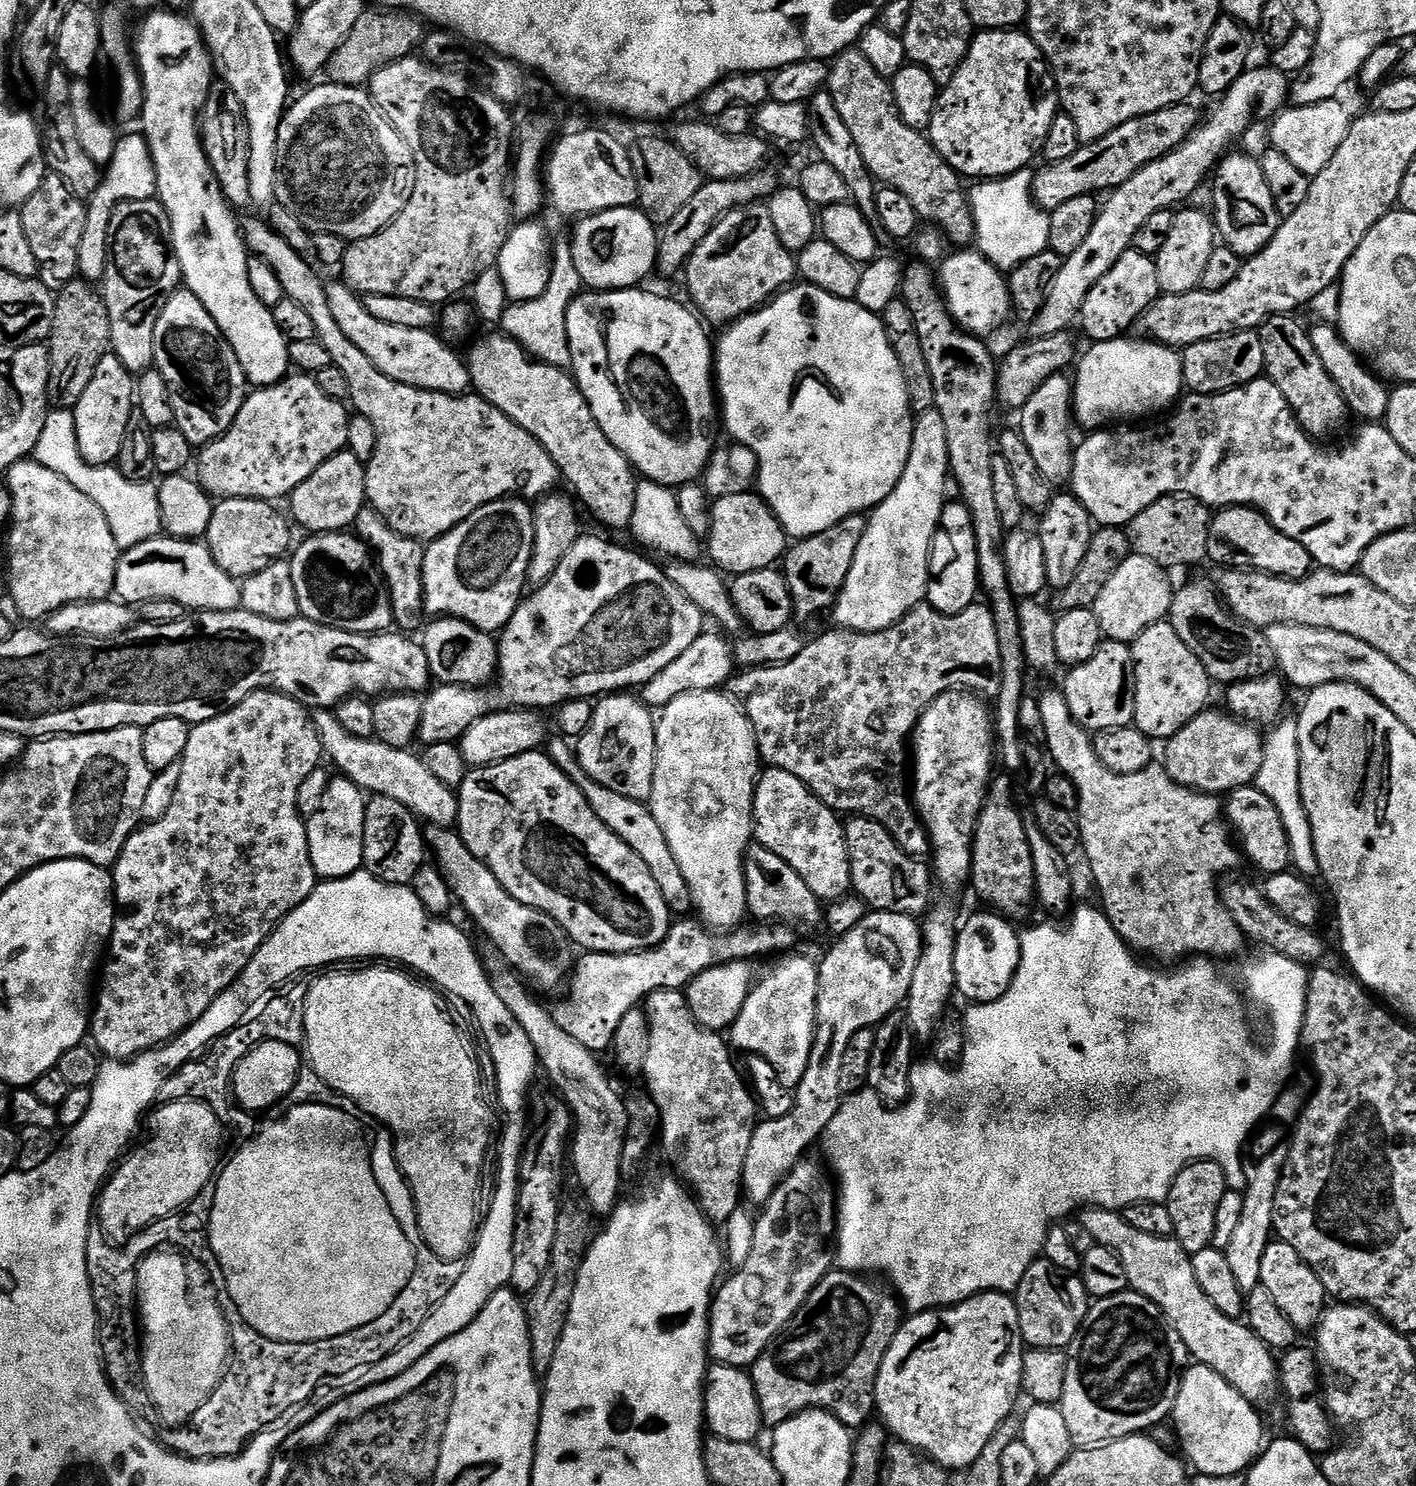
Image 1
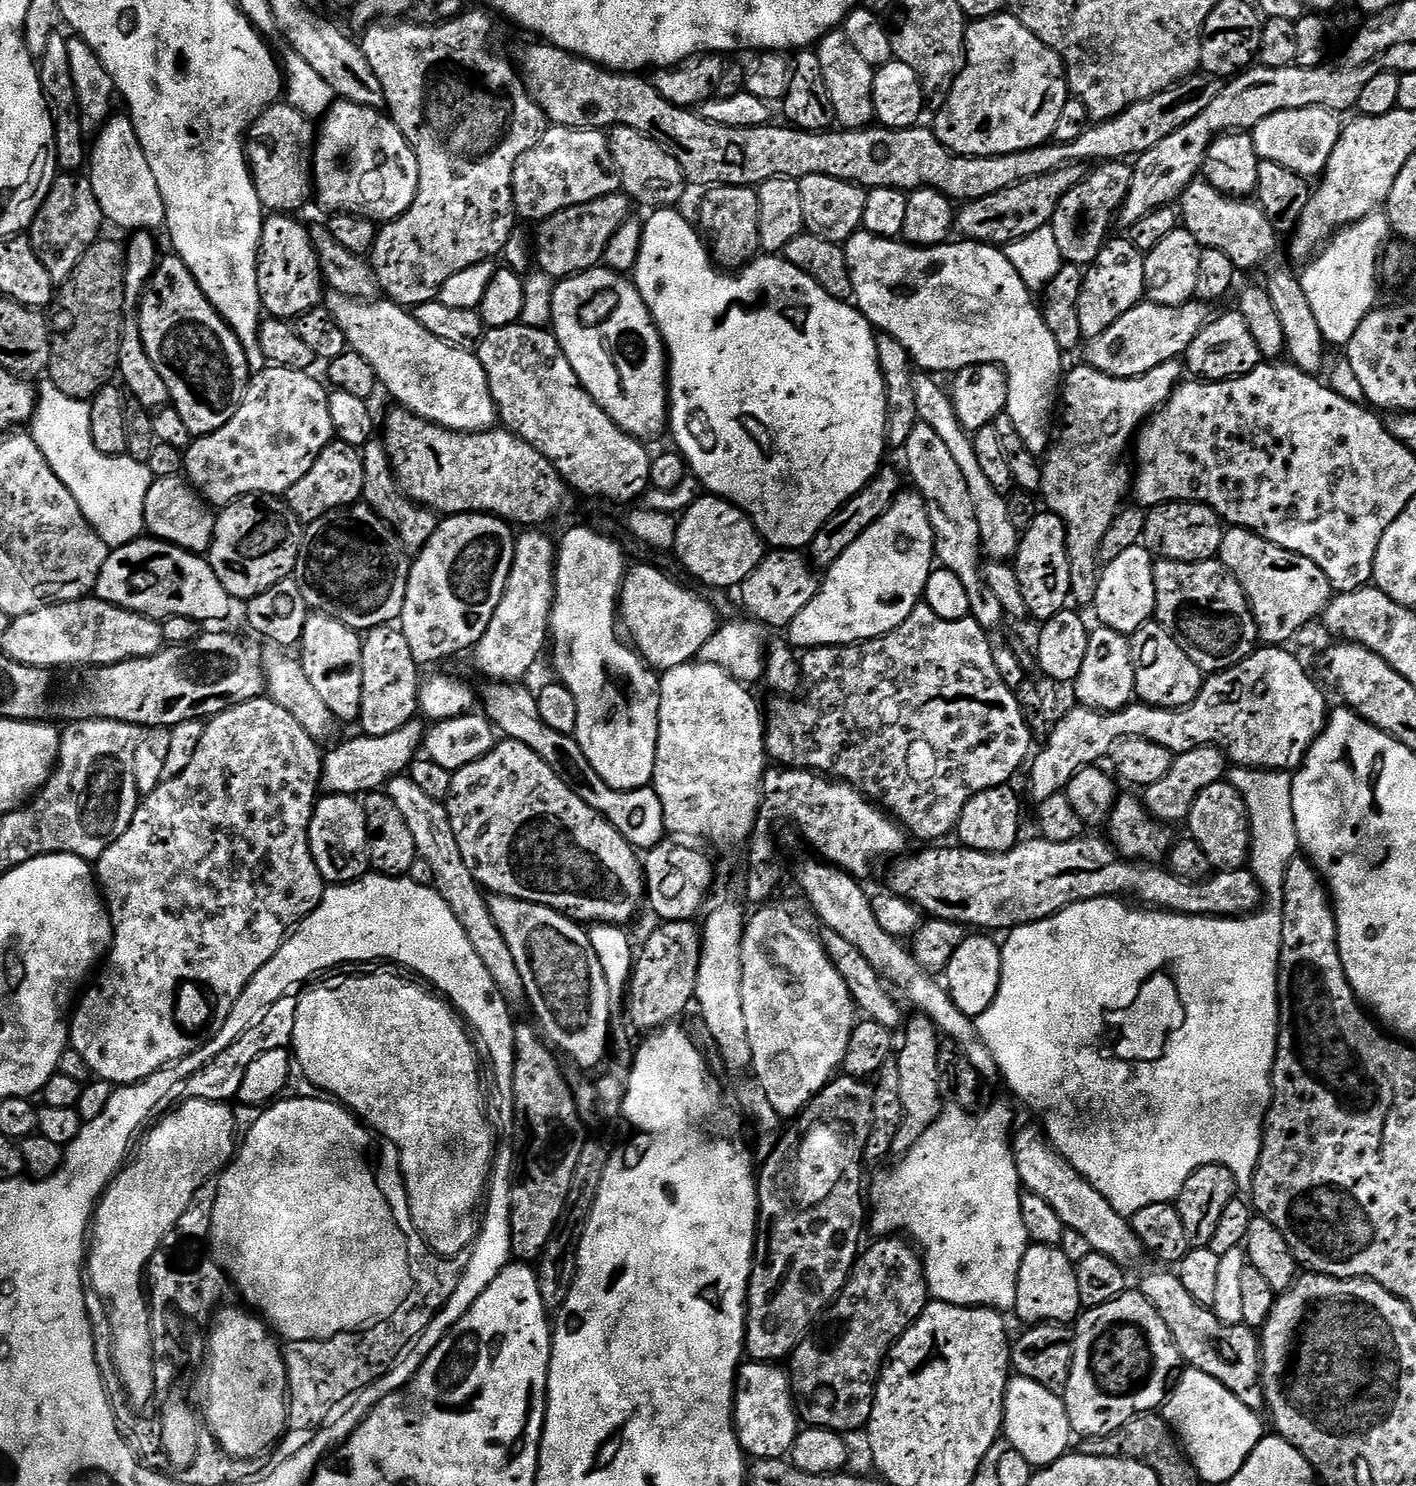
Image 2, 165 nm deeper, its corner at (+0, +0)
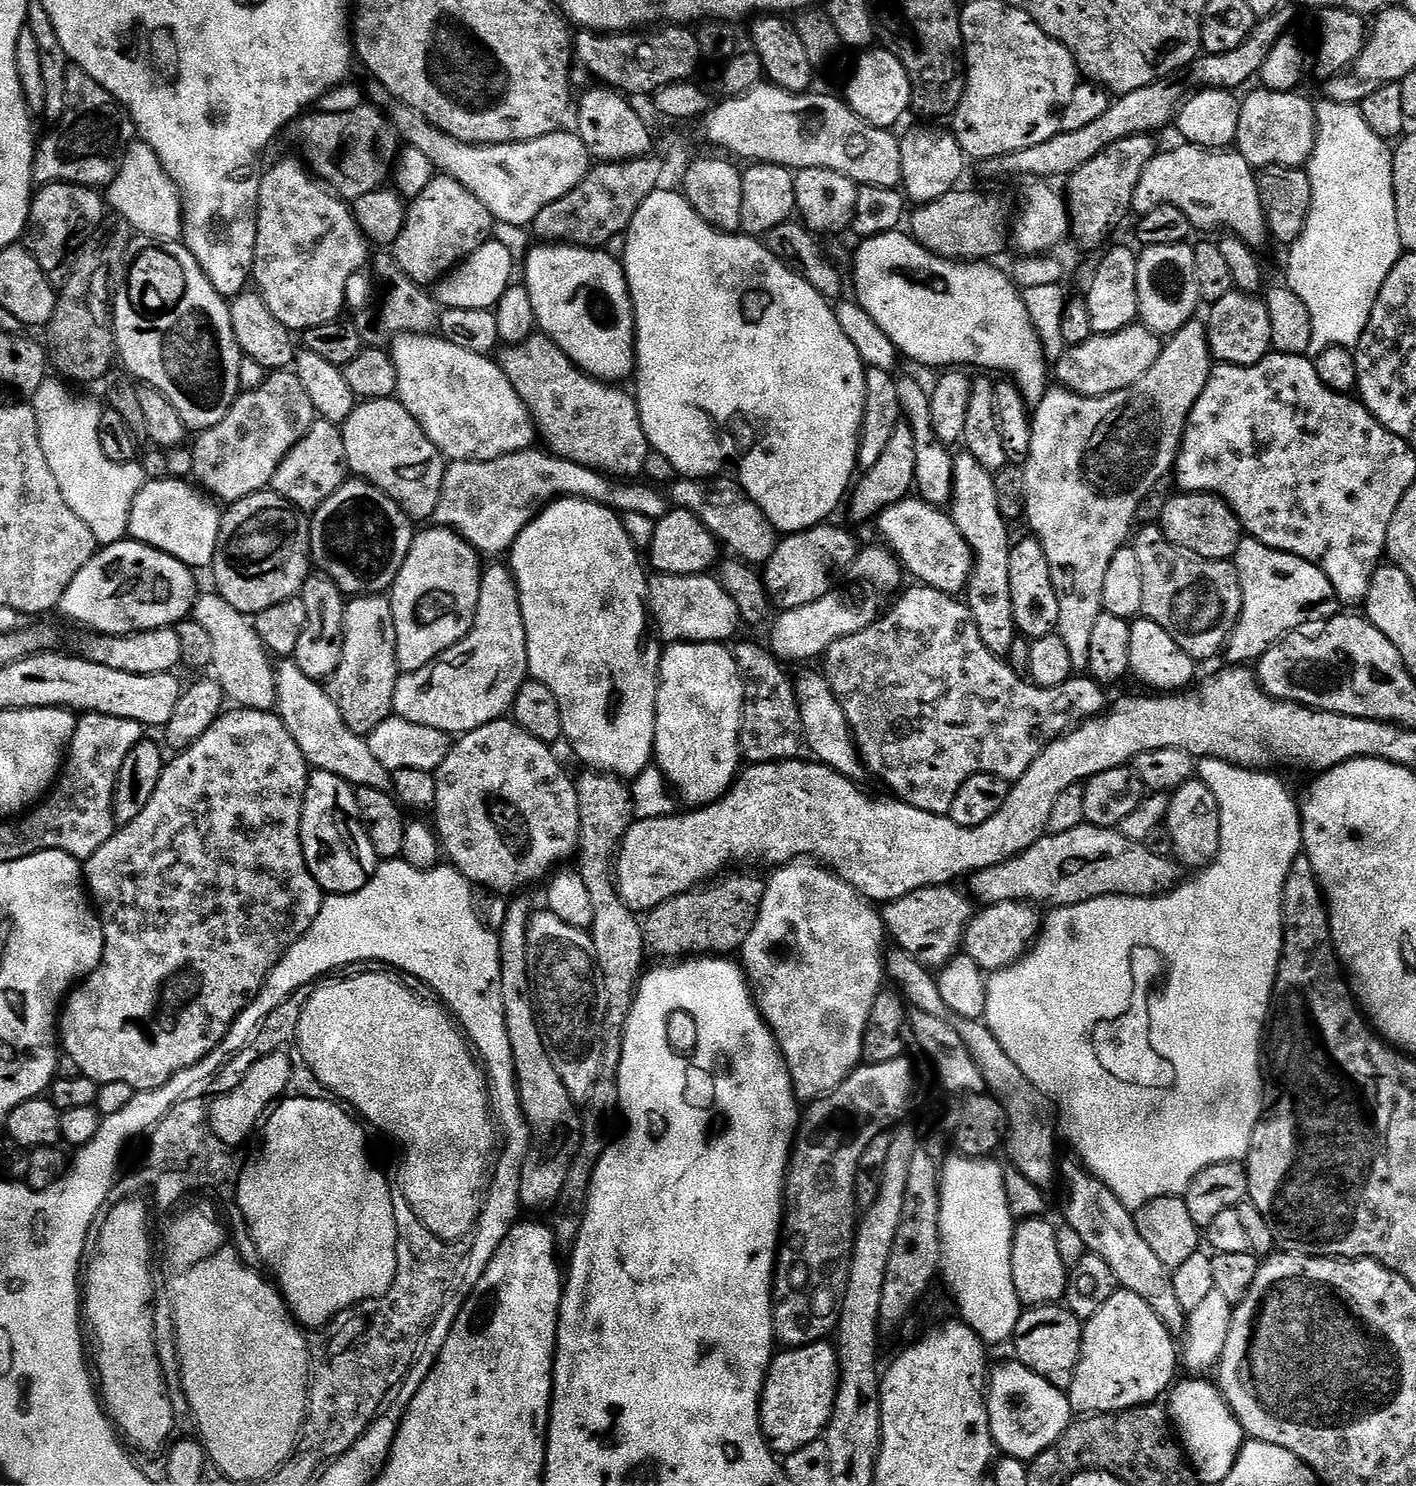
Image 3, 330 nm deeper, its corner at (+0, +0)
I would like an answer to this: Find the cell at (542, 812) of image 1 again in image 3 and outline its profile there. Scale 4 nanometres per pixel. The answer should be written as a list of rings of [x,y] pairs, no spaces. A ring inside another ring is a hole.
[[[501,718],[499,720],[495,720],[494,722],[490,722],[486,726],[482,726],[478,730],[474,730],[473,732],[465,732],[463,735],[459,737],[453,743],[452,749],[448,751],[446,754],[446,758],[442,762],[442,766],[438,769],[436,769],[434,775],[436,777],[436,785],[438,786],[438,798],[436,799],[436,806],[434,809],[434,817],[436,816],[436,820],[434,819],[434,831],[437,836],[440,838],[440,847],[442,849],[443,855],[445,857],[448,856],[450,859],[450,864],[451,867],[455,868],[456,871],[461,872],[466,879],[468,879],[469,882],[471,882],[473,885],[479,886],[481,884],[482,887],[484,888],[493,888],[494,891],[496,892],[512,892],[508,894],[516,894],[519,892],[516,892],[519,890],[519,888],[528,888],[531,886],[531,884],[536,884],[539,882],[540,879],[547,877],[549,873],[551,873],[553,870],[559,869],[561,865],[563,865],[565,862],[563,860],[568,860],[577,855],[579,846],[580,846],[580,819],[578,818],[578,796],[576,794],[576,785],[574,783],[573,777],[570,775],[569,777],[567,776],[566,773],[564,773],[564,768],[562,765],[559,764],[558,761],[556,761],[556,756],[551,747],[547,744],[543,744],[541,740],[538,740],[531,736],[530,734],[526,734],[526,730],[522,730],[521,728],[518,727],[516,724],[515,720],[511,718]]]

